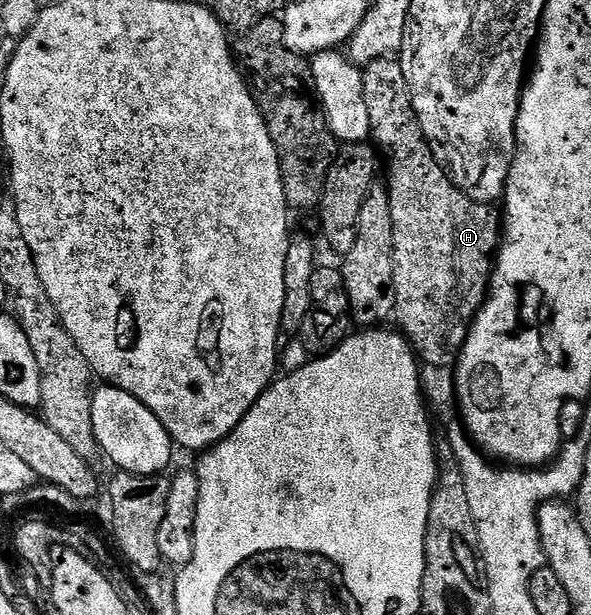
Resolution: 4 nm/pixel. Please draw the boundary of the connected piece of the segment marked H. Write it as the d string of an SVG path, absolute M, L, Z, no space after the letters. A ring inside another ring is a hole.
M382 58L364 65L365 96L370 111L371 140L389 163L389 201L391 222L395 222L393 261L395 262L395 324L413 346L422 365L449 370L461 357L469 337L469 328L477 311L485 305L495 261L503 243L503 216L492 204L475 204L471 197L453 185L448 172L435 158L433 145L425 139L419 118L413 109L411 90L397 58Z

